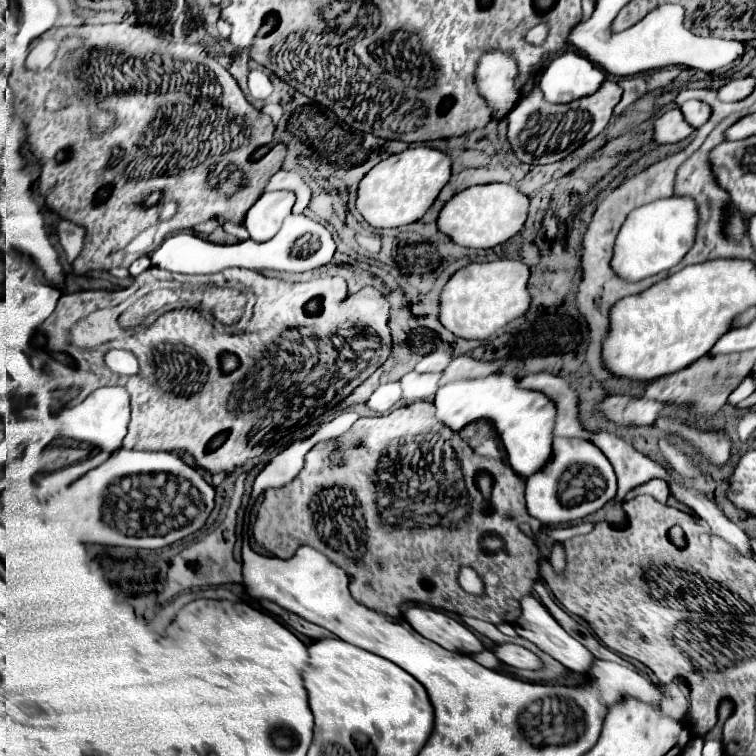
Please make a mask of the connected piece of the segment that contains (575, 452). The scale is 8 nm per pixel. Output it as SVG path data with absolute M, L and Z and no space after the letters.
M556 438L548 464L526 478L526 504L528 514L542 524L560 524L580 520L600 510L608 500L616 496L616 474L610 460L600 448L588 440Z

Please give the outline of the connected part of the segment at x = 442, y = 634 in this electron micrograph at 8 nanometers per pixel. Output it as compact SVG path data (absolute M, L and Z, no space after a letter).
M412 606L404 612L404 620L424 638L436 642L438 646L460 652L460 654L476 654L484 650L482 642L458 620L422 606Z

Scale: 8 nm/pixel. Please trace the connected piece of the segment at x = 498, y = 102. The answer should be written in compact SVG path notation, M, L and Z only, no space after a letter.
M490 50L482 56L476 70L476 82L482 98L494 110L494 120L504 118L518 102L520 94L514 84L516 76L518 66L508 54L500 50Z

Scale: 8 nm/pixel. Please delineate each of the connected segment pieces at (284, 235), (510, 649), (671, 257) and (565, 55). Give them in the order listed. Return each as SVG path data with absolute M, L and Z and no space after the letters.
M290 214L280 232L270 238L268 242L254 242L254 240L244 240L238 244L212 244L208 240L202 240L196 234L172 234L168 236L160 248L150 256L152 266L168 270L168 272L182 272L182 274L216 274L224 268L230 266L242 266L242 268L250 268L250 270L284 270L284 272L306 272L306 270L314 270L320 268L324 264L328 264L332 260L336 252L336 244L334 238L330 234L330 230L300 214Z
M500 644L496 648L492 648L494 656L508 664L508 666L514 666L514 668L528 668L528 670L536 670L540 668L540 660L528 652L526 648L522 646L516 646L516 644Z
M670 196L636 208L626 218L614 246L614 272L624 280L642 280L676 266L694 246L698 228L698 204L690 196Z
M566 50L548 62L538 86L546 102L566 104L594 94L604 80L606 72L594 66L588 58Z

